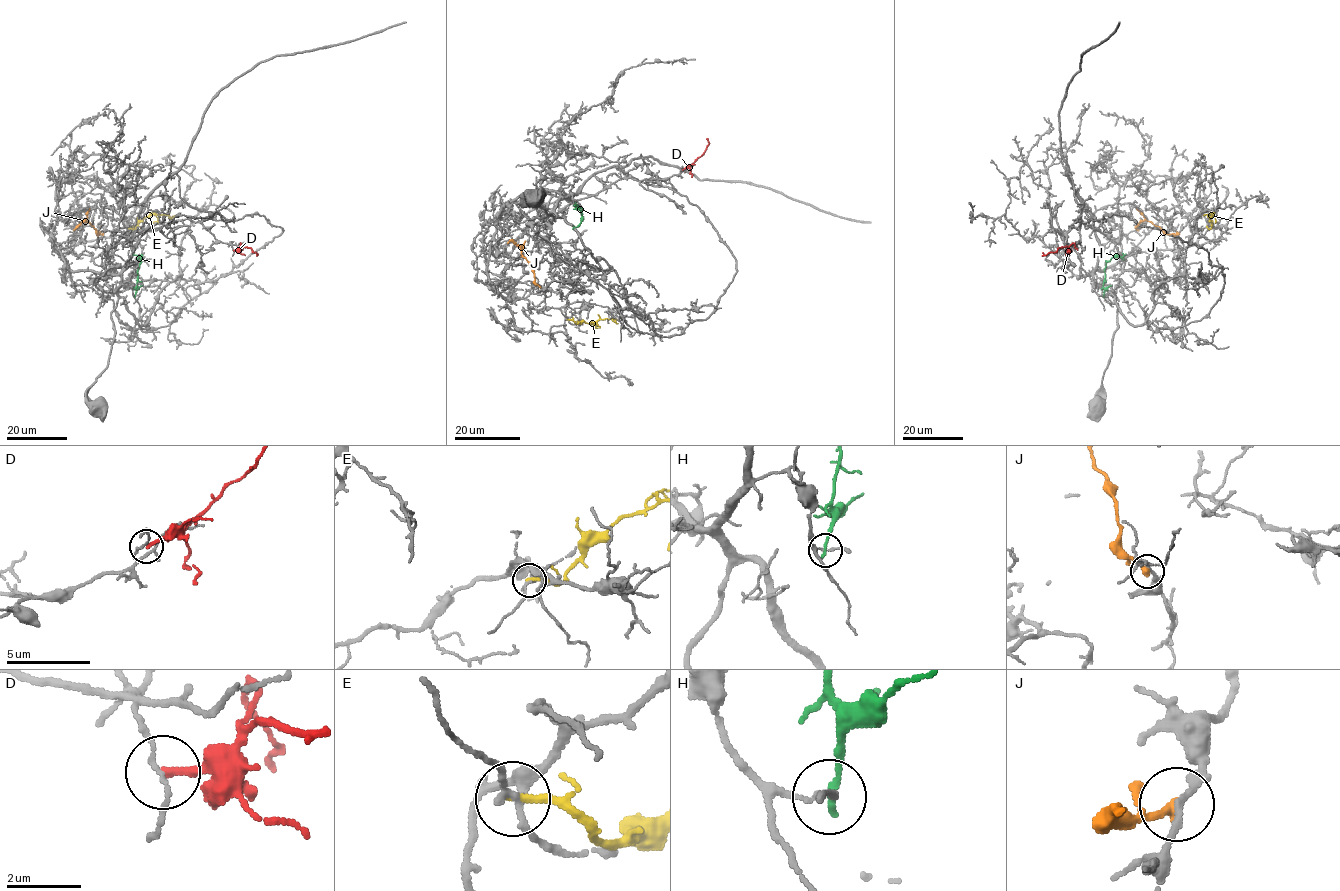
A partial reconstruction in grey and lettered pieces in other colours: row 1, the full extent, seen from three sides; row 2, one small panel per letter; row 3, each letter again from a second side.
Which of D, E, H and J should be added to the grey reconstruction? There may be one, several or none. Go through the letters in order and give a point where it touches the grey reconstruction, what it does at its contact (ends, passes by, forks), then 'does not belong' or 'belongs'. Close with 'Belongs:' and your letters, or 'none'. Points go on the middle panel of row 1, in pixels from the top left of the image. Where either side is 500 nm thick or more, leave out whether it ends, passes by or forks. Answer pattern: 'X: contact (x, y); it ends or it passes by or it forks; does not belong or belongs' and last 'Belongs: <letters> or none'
D: contact (682, 169); it ends; does not belong
E: contact (568, 319); it ends; does not belong
H: contact (575, 205); it ends; does not belong
J: contact (540, 287); it ends; does not belong
Belongs: none

